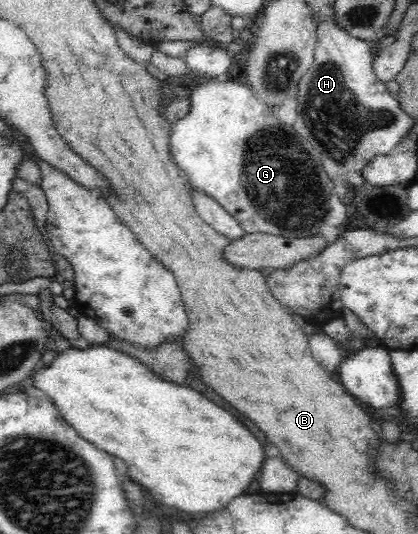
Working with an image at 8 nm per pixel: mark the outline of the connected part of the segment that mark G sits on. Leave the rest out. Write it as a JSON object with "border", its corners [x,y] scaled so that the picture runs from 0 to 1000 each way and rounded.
{"border":[[[550,144],[543,150],[493,150],[471,155],[455,165],[455,206],[435,221],[409,228],[411,245],[404,247],[404,290],[411,292],[414,305],[433,318],[433,326],[445,331],[455,346],[474,350],[486,363],[517,373],[517,378],[550,403],[567,412],[586,436],[636,436],[667,444],[694,446],[742,446],[770,438],[780,423],[811,425],[828,412],[825,390],[804,371],[799,345],[789,339],[773,315],[766,287],[758,279],[746,281],[737,264],[703,242],[701,234],[672,234],[665,219],[629,189],[605,178],[593,159],[557,152]]]}

